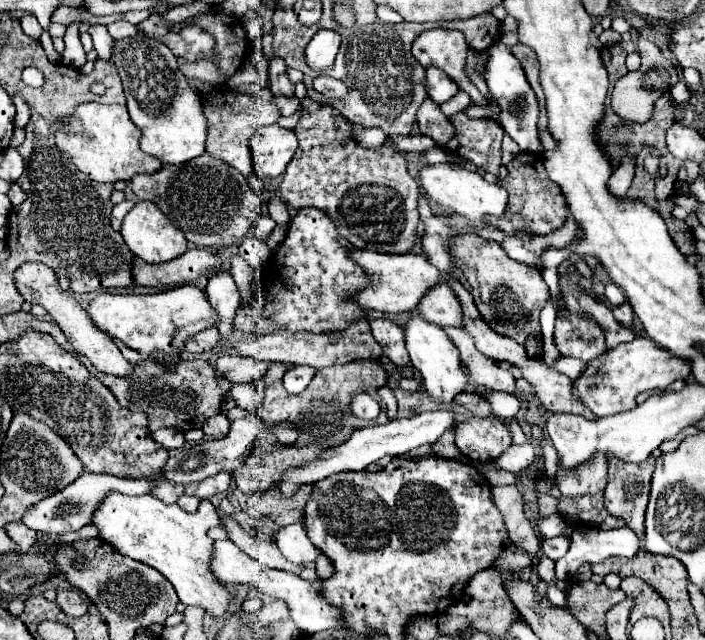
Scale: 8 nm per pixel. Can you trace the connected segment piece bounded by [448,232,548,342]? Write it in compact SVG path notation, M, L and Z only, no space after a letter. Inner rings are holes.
M472 232L454 236L448 246L448 252L454 258L454 264L464 270L466 282L472 288L474 302L482 318L492 326L492 330L516 342L524 342L528 334L540 328L538 316L548 302L548 286L544 286L538 268L512 260L500 244L484 240Z

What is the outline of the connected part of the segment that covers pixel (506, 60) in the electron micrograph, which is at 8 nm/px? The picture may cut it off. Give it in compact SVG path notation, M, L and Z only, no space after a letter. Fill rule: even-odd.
M496 42L490 50L488 50L488 64L486 64L486 84L490 88L490 92L498 98L496 104L500 104L502 108L502 116L500 116L500 124L504 126L504 130L518 142L520 150L528 150L528 152L536 152L540 154L540 138L536 132L536 124L538 124L538 102L536 102L536 94L530 88L522 64L518 62L518 58L502 44Z

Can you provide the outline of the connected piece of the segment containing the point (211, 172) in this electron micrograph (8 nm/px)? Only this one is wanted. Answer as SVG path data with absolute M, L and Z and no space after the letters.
M206 152L180 166L164 166L154 174L134 176L130 186L140 200L154 202L194 246L224 248L238 244L260 216L262 200L250 188L248 180L238 170Z

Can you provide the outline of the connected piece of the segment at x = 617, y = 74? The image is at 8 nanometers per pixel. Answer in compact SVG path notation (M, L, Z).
M614 44L614 46L606 46L602 50L602 58L608 66L608 74L610 80L616 82L618 78L622 78L628 70L626 70L626 50L622 44Z

